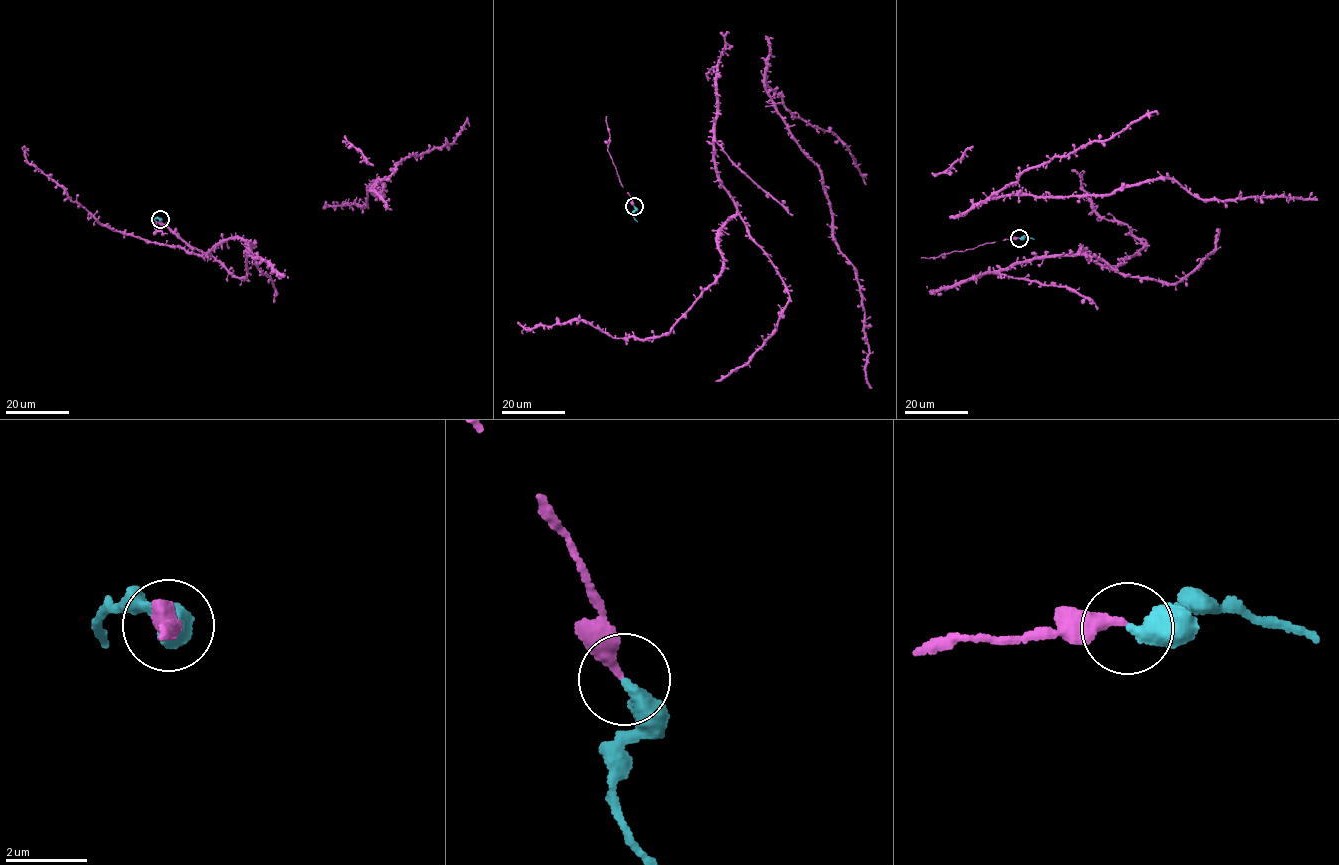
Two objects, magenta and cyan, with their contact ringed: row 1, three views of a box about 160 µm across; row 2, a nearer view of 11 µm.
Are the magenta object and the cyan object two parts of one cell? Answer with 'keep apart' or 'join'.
keep apart

